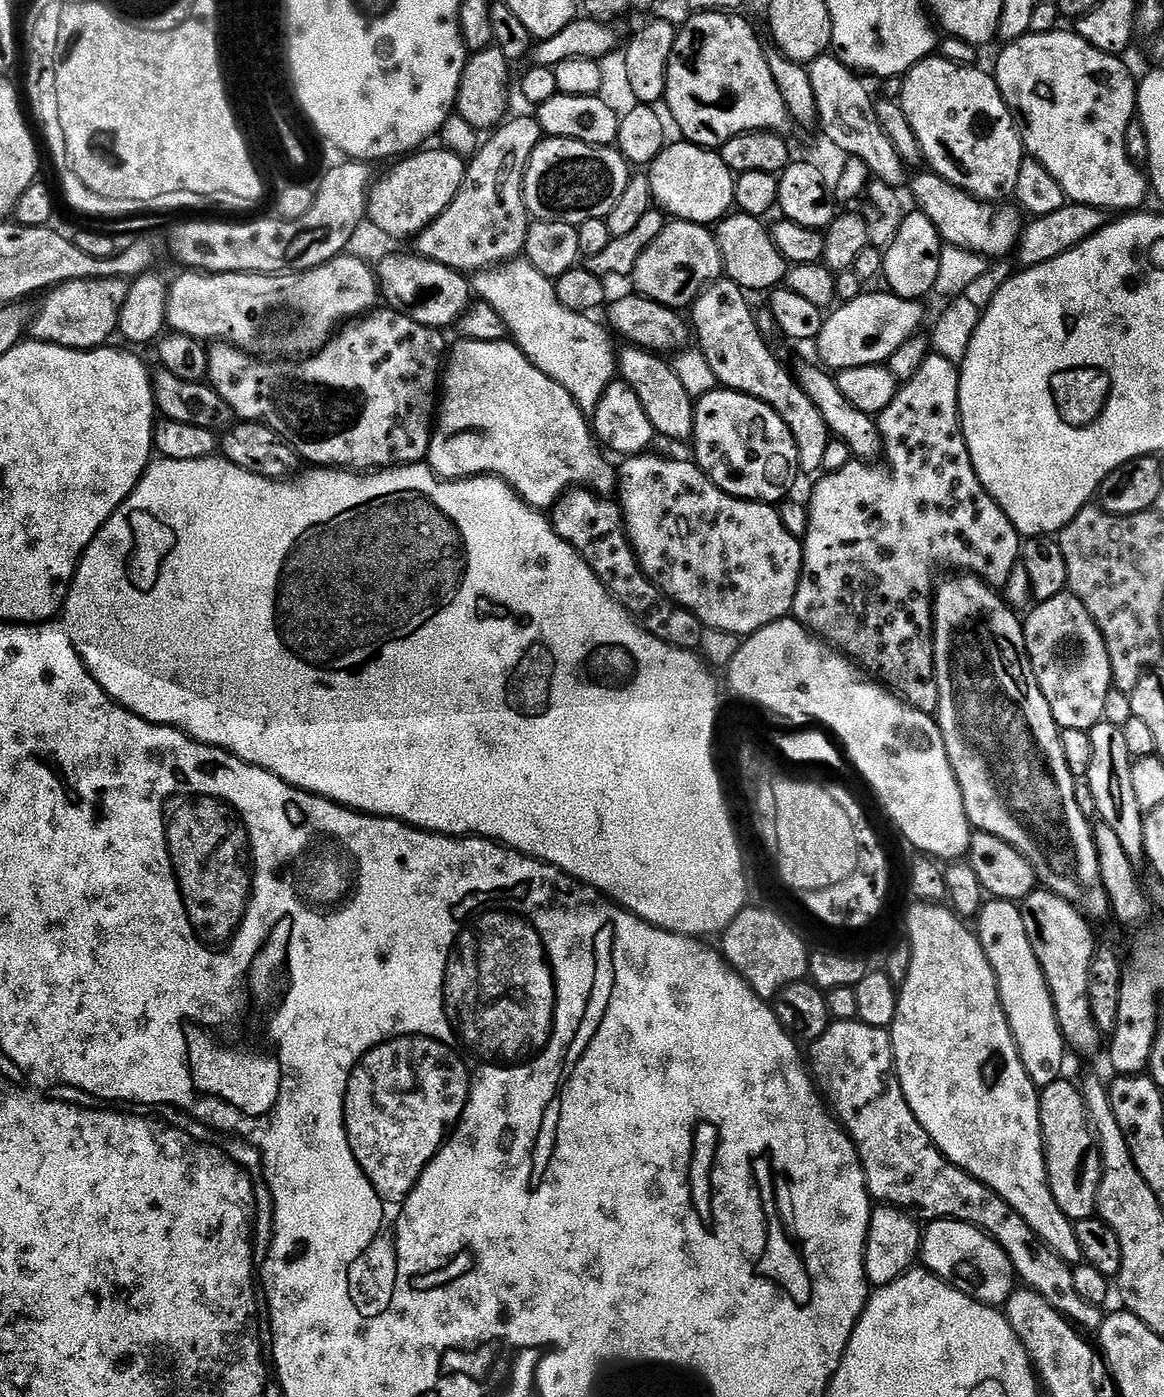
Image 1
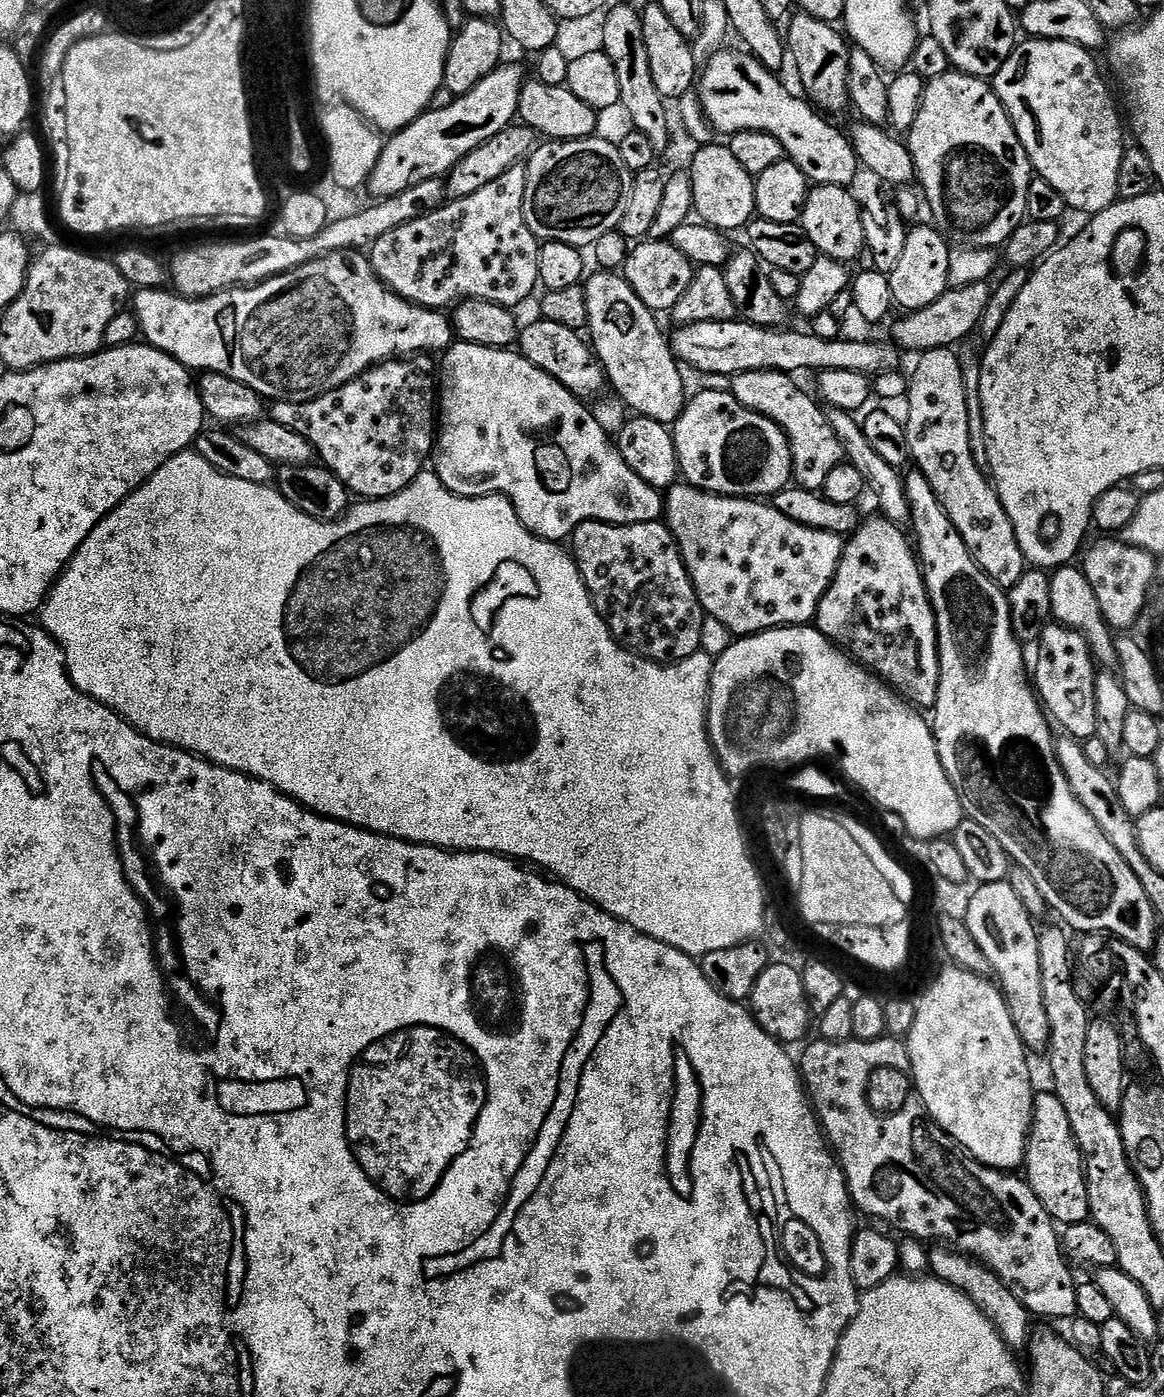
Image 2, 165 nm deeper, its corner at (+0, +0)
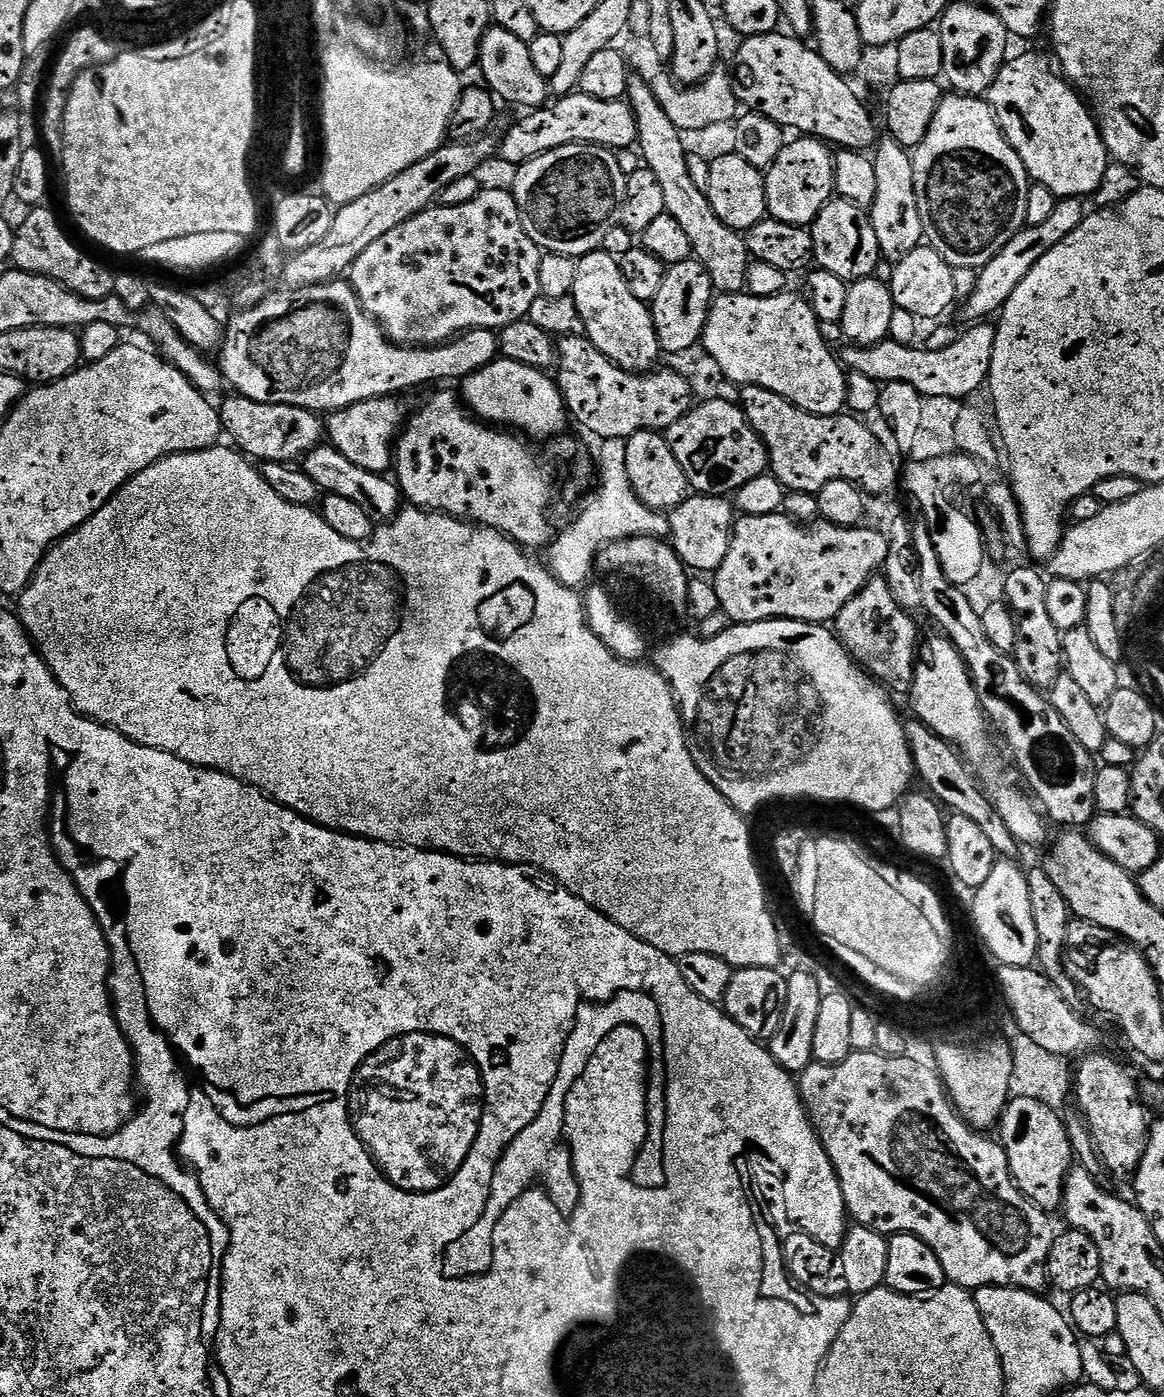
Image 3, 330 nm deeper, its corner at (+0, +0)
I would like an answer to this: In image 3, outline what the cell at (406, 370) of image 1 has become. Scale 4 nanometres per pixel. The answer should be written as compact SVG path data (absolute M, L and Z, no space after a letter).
M392 394L375 396L372 400L363 400L331 413L326 420L326 436L332 447L346 454L354 466L362 466L362 470L391 473L394 468L394 449L406 423L404 408L396 400L399 399Z

